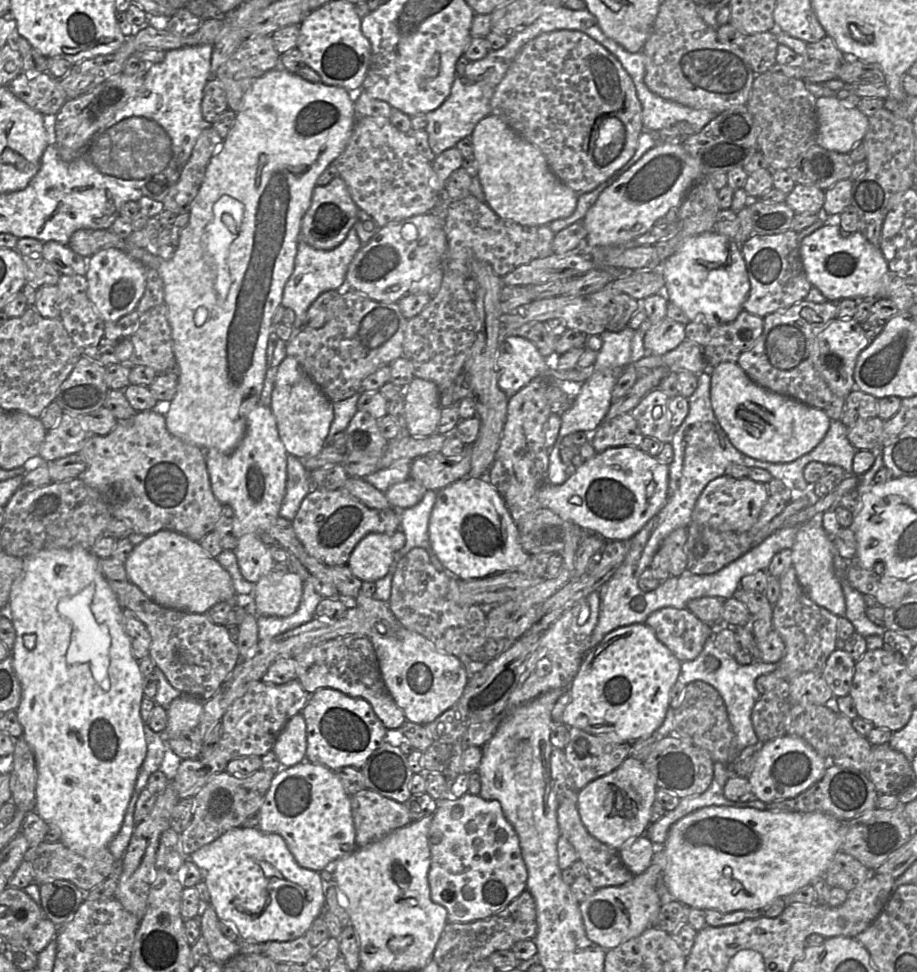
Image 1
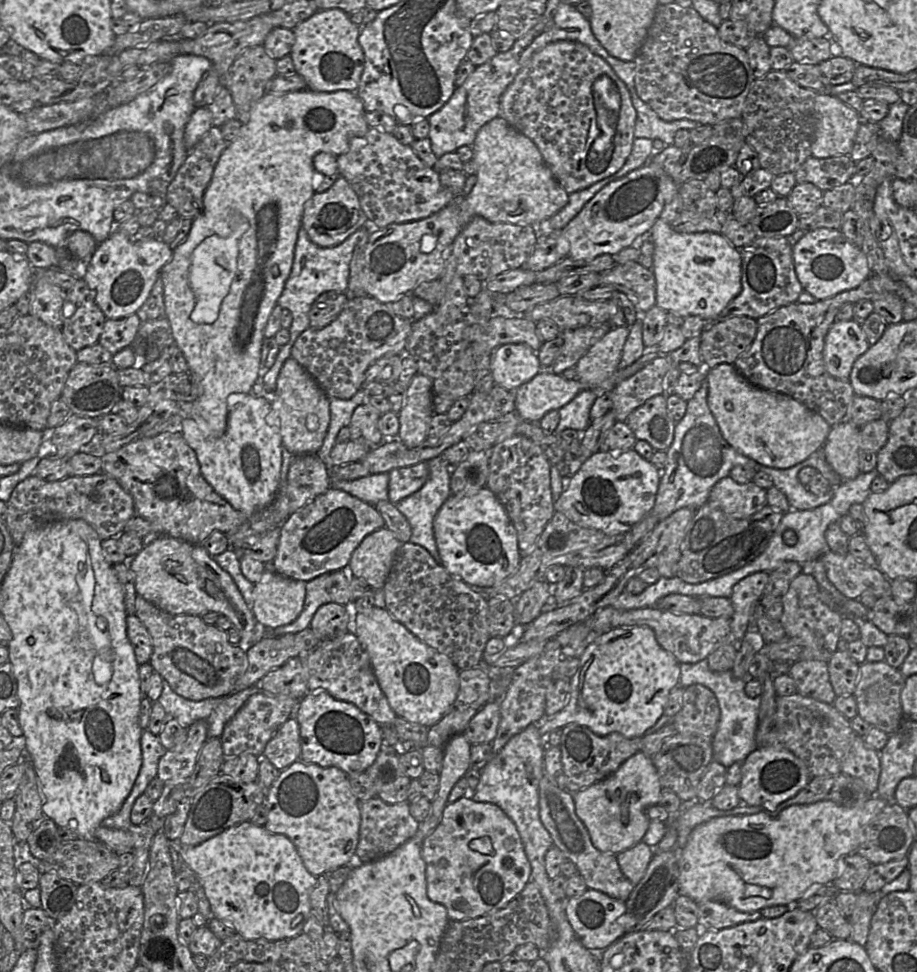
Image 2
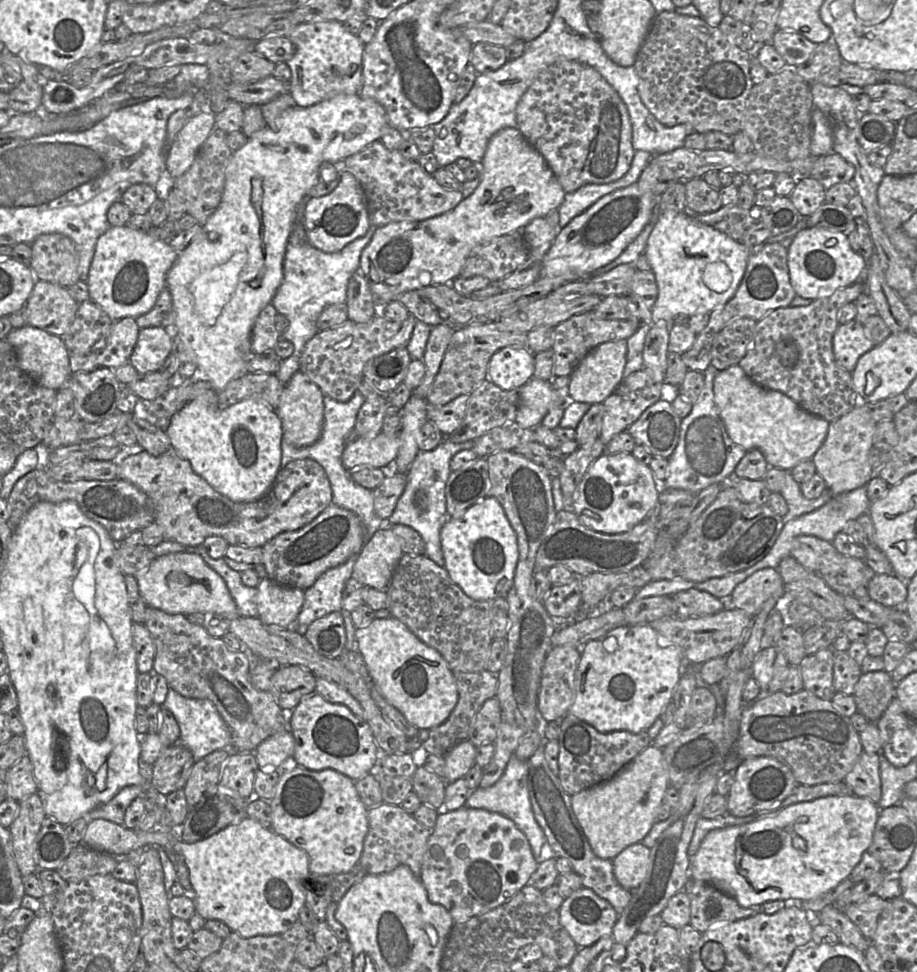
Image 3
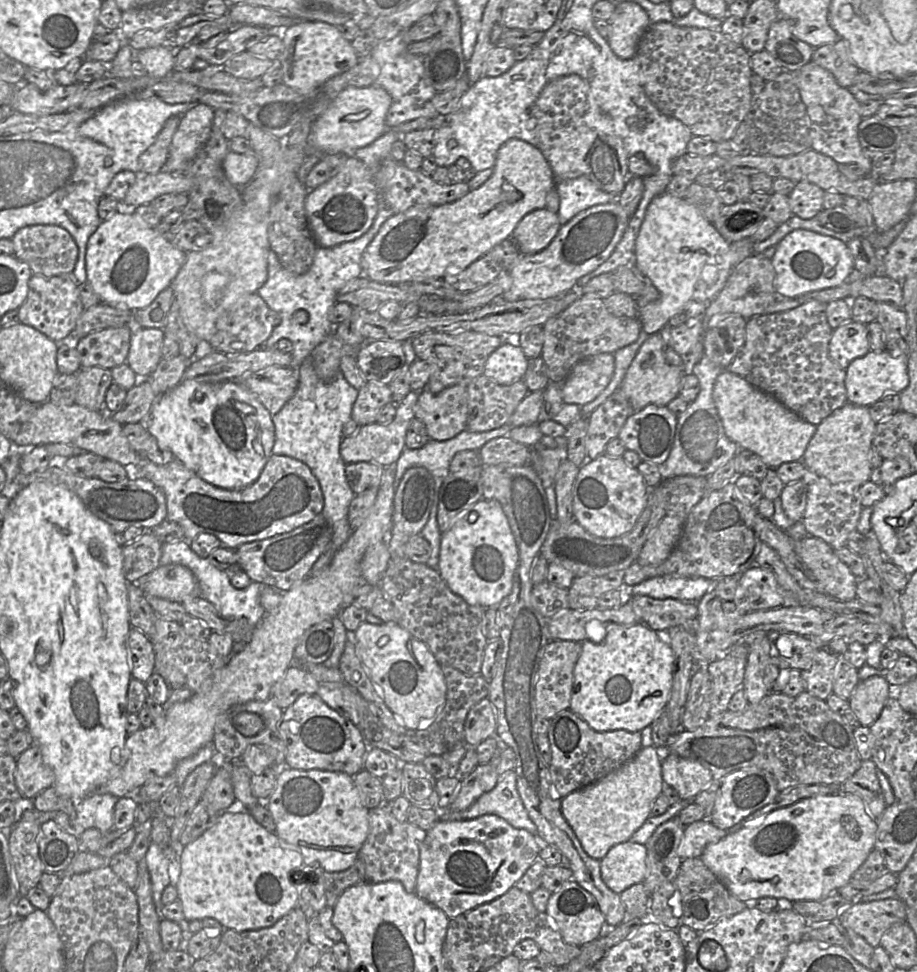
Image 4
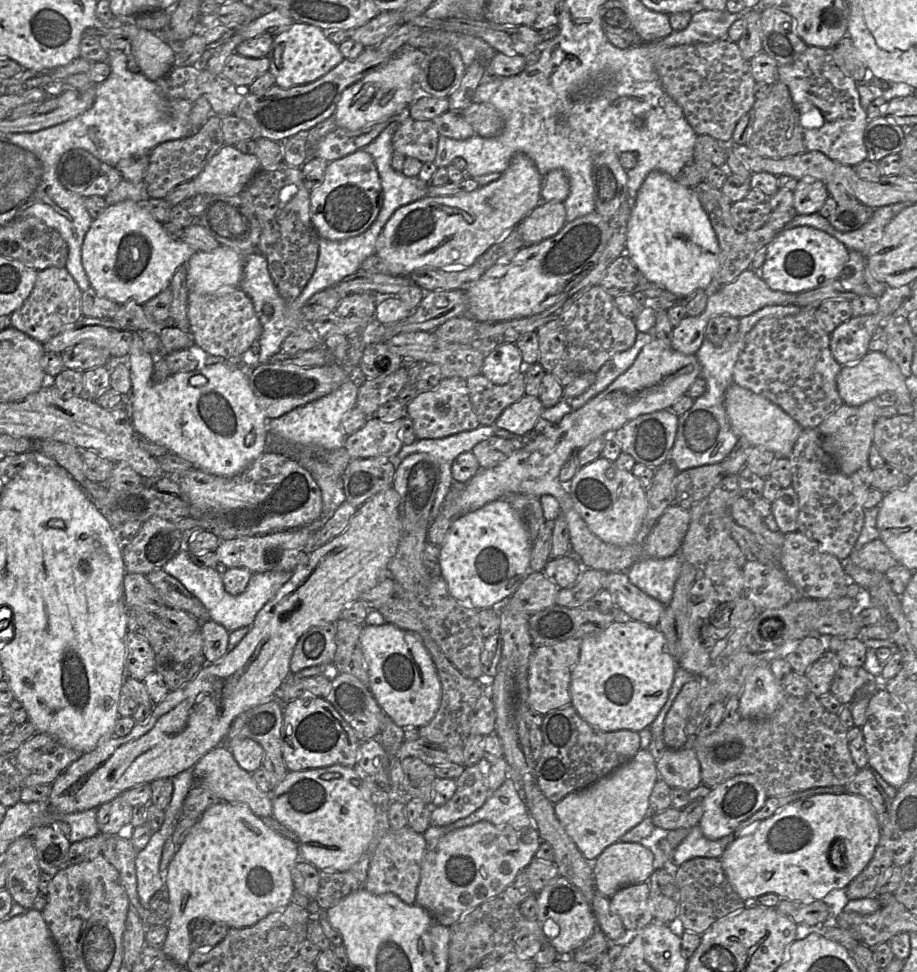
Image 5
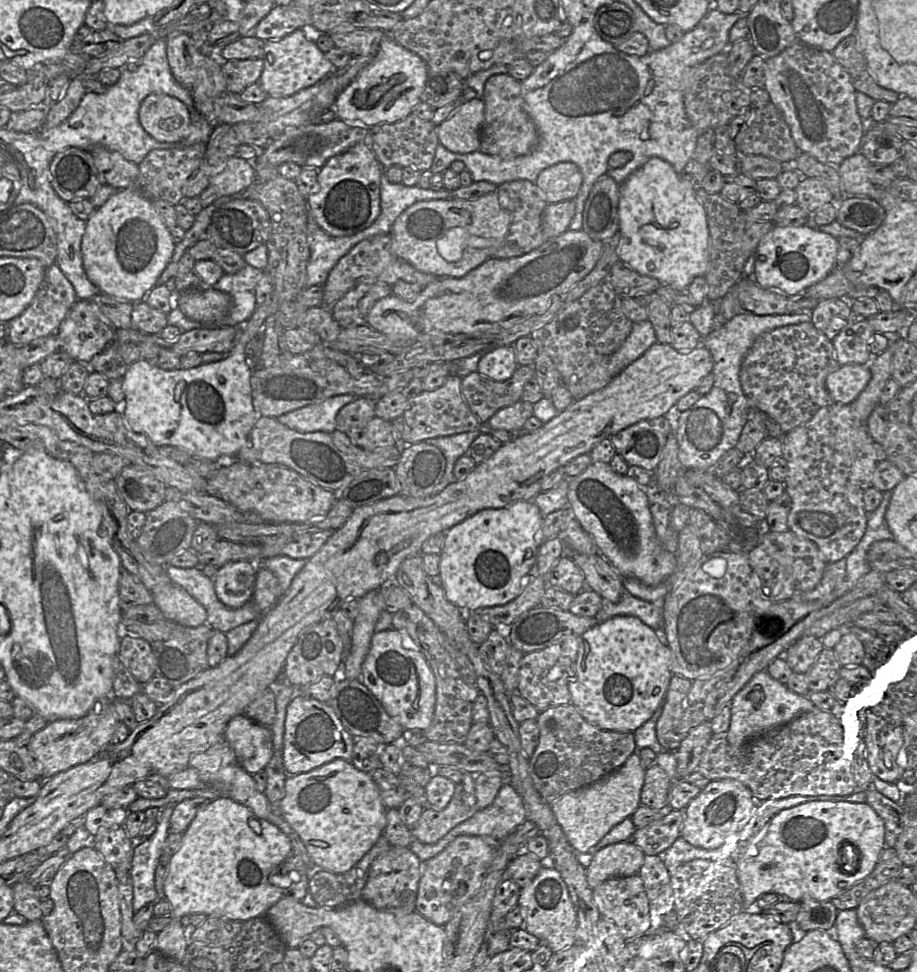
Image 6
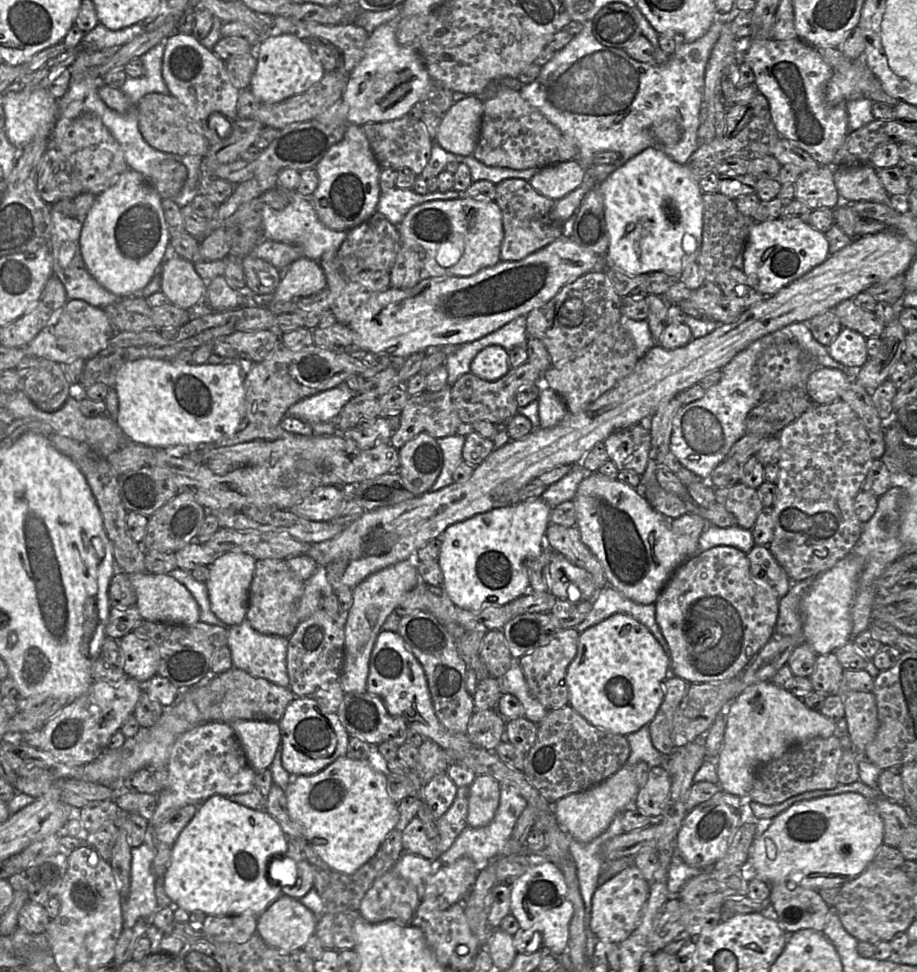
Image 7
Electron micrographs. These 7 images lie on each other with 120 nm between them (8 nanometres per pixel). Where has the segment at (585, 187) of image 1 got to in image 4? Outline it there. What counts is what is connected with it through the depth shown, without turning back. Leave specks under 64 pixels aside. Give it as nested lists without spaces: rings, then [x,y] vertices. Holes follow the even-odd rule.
[[[570,74],[550,81],[531,107],[530,115],[535,120],[538,149],[548,161],[556,181],[586,176],[607,193],[620,194],[624,190],[632,178],[628,168],[630,155],[622,138],[616,133],[612,119],[602,112],[585,79]]]

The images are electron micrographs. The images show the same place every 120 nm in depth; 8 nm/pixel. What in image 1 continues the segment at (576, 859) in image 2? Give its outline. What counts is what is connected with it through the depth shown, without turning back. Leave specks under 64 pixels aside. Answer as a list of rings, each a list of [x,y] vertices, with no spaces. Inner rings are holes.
[[[560,803],[557,810],[557,821],[561,836],[564,836],[576,850],[579,859],[587,868],[587,877],[596,889],[606,886],[621,886],[633,879],[634,875],[622,862],[619,850],[601,843],[586,830],[581,821],[577,804]]]

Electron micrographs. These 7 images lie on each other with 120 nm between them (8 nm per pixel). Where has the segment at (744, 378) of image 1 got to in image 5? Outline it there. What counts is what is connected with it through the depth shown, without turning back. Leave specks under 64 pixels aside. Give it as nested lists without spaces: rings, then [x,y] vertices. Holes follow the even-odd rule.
[[[733,382],[726,390],[724,405],[733,432],[738,437],[745,437],[754,446],[763,446],[780,457],[788,458],[793,450],[793,446],[802,432],[803,428],[778,405],[767,398],[758,395],[751,390],[739,386]]]

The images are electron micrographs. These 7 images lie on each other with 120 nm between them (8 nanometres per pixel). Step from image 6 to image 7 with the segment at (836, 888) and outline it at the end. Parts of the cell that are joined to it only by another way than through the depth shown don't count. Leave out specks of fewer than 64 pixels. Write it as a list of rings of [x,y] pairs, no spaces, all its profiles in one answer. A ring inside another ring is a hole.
[[[842,793],[834,796],[820,797],[816,799],[800,801],[793,804],[791,807],[780,813],[766,825],[761,825],[760,822],[758,822],[758,836],[755,837],[749,848],[747,861],[750,862],[752,866],[754,878],[761,880],[769,885],[794,881],[797,883],[797,885],[802,886],[805,889],[819,891],[823,888],[840,887],[861,875],[868,868],[868,866],[873,863],[876,851],[883,844],[883,836],[883,820],[877,812],[874,801],[865,798],[858,793]]]

